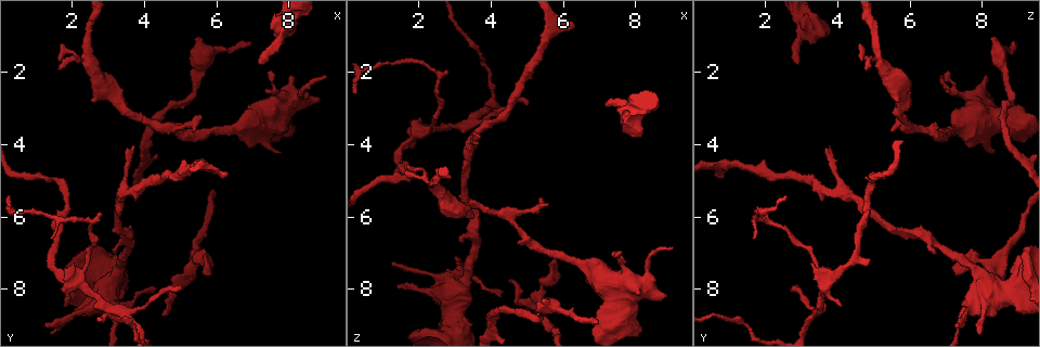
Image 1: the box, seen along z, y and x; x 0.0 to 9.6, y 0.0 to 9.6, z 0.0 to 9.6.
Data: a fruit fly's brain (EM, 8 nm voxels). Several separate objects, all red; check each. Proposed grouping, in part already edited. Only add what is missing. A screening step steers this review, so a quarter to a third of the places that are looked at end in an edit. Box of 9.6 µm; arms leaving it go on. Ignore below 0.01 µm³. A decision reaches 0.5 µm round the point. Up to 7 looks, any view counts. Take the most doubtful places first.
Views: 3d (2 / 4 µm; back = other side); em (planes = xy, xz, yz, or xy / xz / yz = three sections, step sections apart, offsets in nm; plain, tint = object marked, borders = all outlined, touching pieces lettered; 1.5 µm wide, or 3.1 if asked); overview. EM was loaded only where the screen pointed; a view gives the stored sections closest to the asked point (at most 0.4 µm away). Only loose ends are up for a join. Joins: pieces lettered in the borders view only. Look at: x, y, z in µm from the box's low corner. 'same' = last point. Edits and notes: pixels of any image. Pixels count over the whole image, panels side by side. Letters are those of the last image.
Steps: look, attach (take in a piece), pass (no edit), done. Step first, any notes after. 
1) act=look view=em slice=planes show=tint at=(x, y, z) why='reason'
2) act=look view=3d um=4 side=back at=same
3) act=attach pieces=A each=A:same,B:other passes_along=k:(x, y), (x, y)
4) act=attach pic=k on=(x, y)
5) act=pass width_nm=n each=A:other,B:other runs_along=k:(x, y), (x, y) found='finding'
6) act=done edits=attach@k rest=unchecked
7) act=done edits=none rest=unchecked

act=look view=em slice=yz step=8 show=tint at=(4.45, 8.80, 7.80) why='free end'

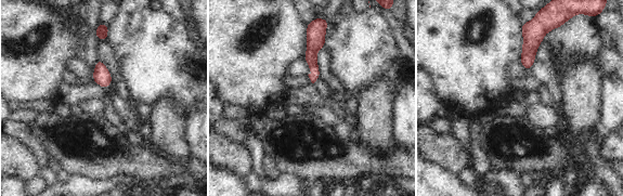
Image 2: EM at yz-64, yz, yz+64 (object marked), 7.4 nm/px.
act=look view=em slice=xy step=4 show=borders at=same

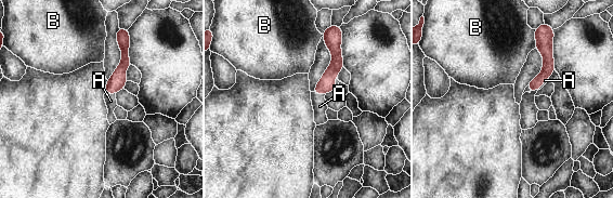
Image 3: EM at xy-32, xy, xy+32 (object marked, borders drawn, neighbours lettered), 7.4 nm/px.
act=attach pieces=A each=A:same,B:other passes_along=3:(326, 83), (318, 93), (320, 106) found='it goes on there'

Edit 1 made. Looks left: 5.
act=look view=overview why='see it whole again'

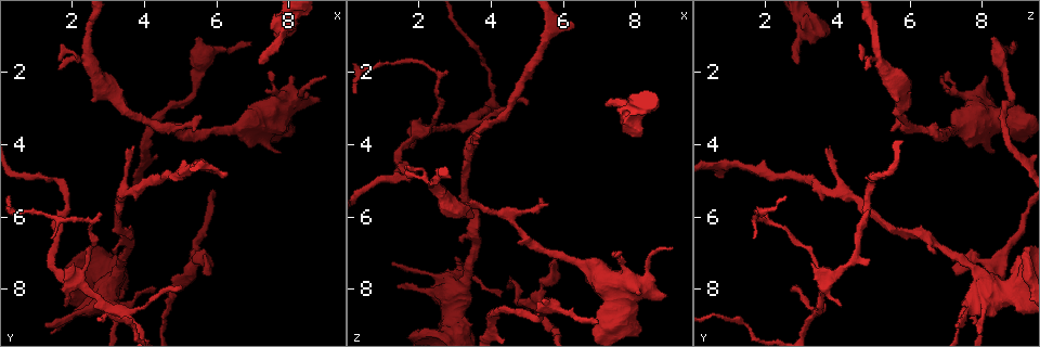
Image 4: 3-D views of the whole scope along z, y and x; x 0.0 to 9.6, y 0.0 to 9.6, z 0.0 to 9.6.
act=look view=em slice=planes show=borders at=(8.10, 0.95, 3.80)

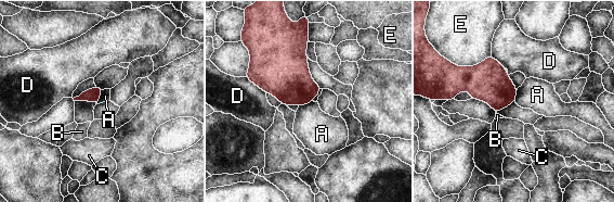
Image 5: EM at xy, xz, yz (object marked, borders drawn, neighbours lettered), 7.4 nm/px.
act=pass longest_contact=E:280nm each=A:other,B:other,C:other,D:other,E:other border=5:(104, 89), (99, 95), (96, 103) found='no lettered piece goes on from it'

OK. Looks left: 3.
act=look view=3d um=4 at=(6.30, 4.85, 0.75)

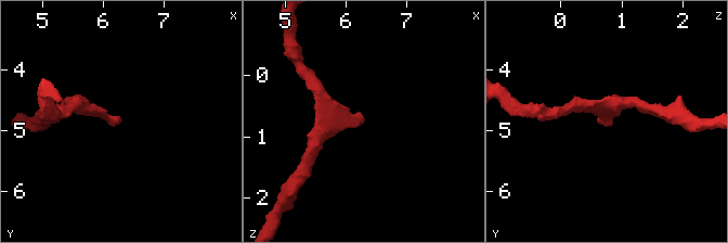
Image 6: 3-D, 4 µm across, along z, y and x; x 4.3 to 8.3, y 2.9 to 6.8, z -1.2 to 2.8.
act=look view=em slice=yz step=8 show=tint at=(6.30, 4.80, 0.75) why='now the EM'

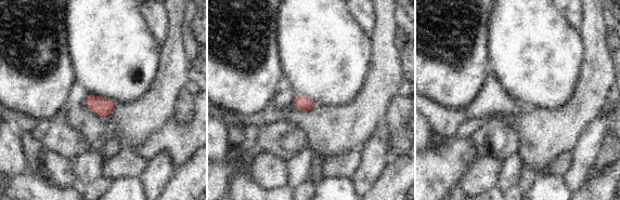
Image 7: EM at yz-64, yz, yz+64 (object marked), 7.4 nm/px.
act=look view=em slice=yz step=8 show=borders at=same

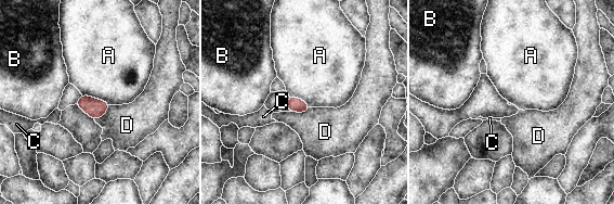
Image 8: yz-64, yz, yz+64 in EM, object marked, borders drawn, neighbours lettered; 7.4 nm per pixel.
act=pass each=A:other,B:other,C:other,D:other border=8:(82, 94), (104, 100), (110, 104) found='no lettered piece goes on from it'

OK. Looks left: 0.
act=done edits=attach@3 rest=unchecked

